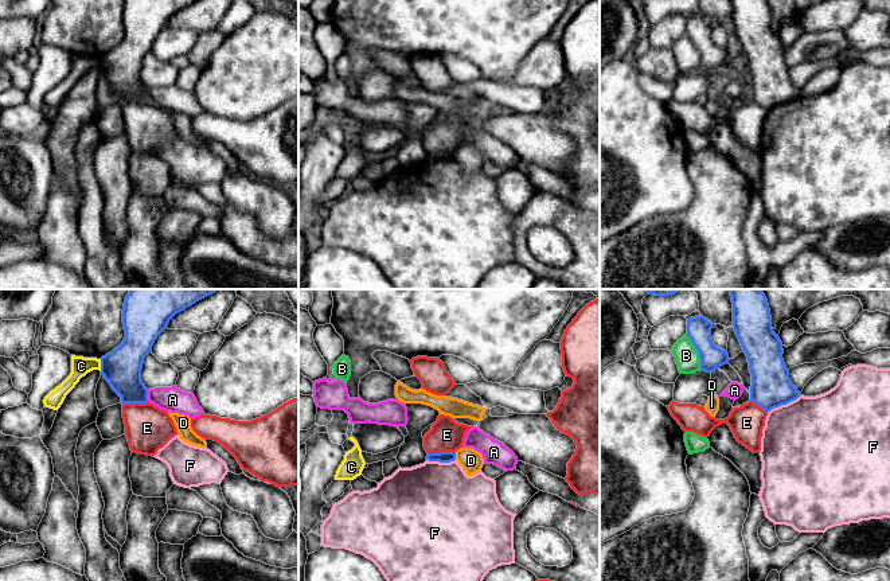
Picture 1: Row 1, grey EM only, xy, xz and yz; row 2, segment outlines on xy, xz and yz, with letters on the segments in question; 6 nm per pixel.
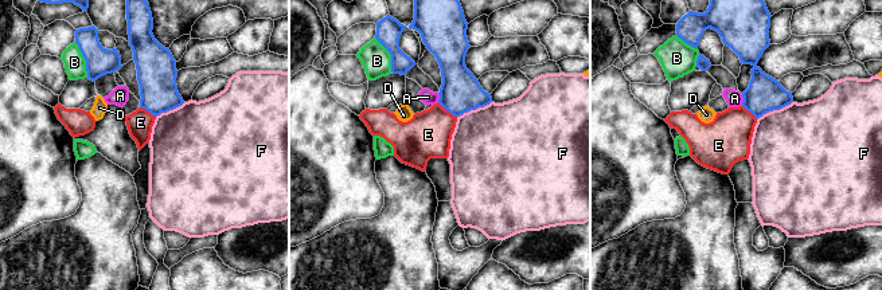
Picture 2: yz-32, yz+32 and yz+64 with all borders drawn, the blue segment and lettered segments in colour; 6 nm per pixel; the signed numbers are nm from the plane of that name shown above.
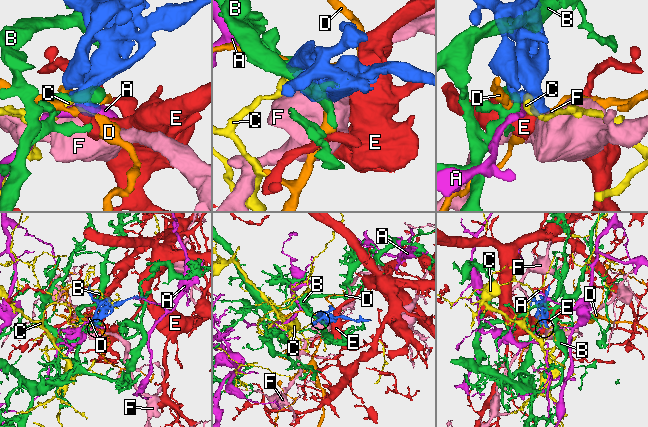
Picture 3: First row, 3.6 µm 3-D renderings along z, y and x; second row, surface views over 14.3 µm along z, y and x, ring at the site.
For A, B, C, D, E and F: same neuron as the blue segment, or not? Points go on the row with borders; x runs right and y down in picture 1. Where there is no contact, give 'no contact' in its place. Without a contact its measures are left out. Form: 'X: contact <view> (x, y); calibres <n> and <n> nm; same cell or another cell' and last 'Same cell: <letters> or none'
A: contact xy (147, 396); calibres 240 and 150 nm; another cell
B: contact yz (698, 351); calibres 140 and 150 nm; another cell
C: contact xy (101, 365); calibres 240 and 110 nm; another cell
D: contact xz (455, 456); calibres 60 and 140 nm; another cell
E: contact xz (441, 452); calibres 60 and 200 nm; another cell
F: contact yz (784, 404); calibres 240 and 480 nm; another cell
Same cell: none

